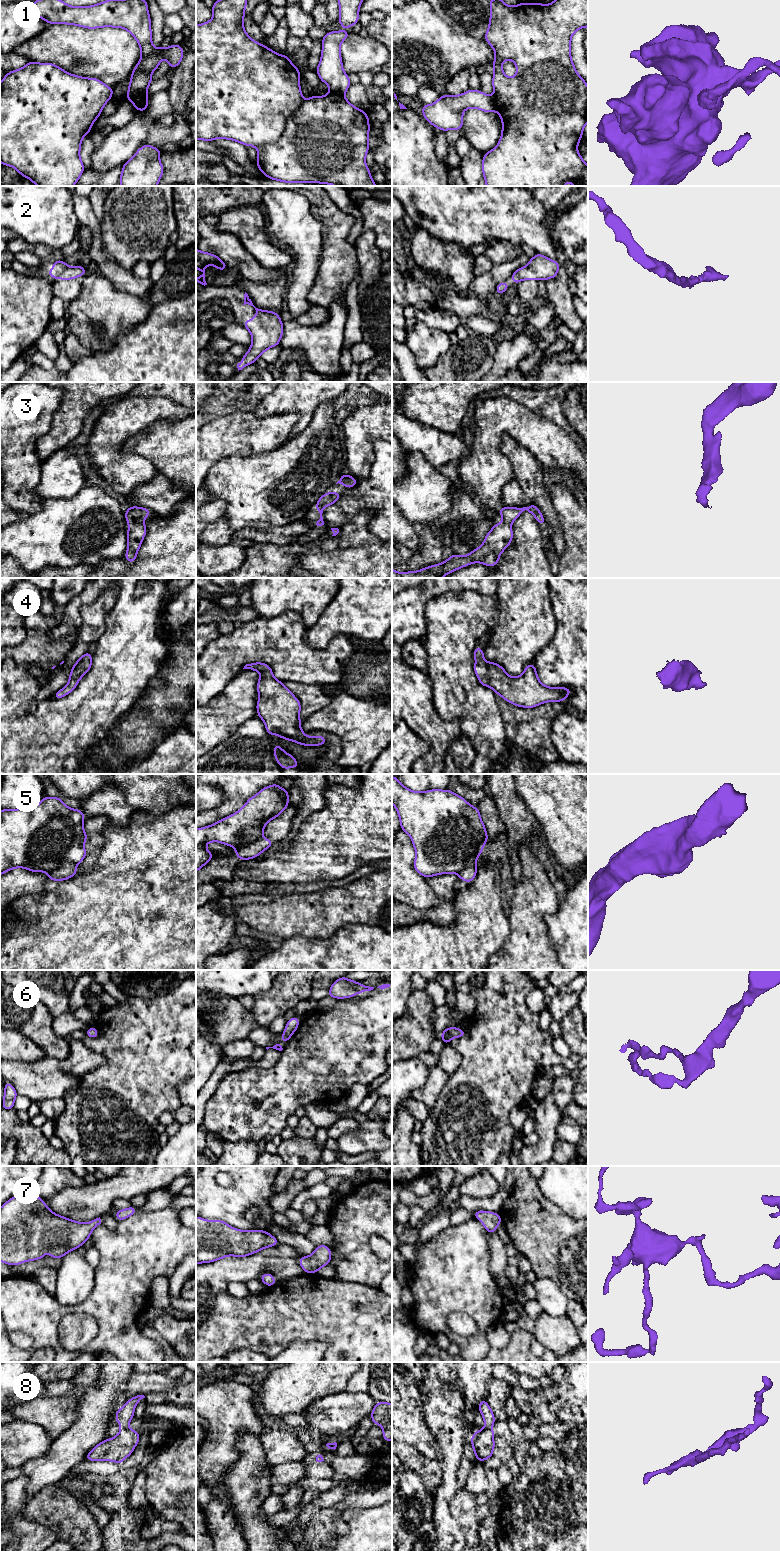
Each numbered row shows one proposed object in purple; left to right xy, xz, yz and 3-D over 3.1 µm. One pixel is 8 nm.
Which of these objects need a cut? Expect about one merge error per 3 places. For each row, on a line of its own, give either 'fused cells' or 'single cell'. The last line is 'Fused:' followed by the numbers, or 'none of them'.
1: fused cells
2: single cell
3: single cell
4: single cell
5: fused cells
6: single cell
7: single cell
8: single cell
Fused: 1, 5

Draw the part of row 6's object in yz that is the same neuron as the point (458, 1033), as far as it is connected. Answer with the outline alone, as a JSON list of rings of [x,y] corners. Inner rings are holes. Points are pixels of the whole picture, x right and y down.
[[[455,1026],[446,1028],[441,1034],[444,1044],[449,1044],[452,1038],[460,1038],[466,1035],[466,1031],[462,1029],[457,1029]]]

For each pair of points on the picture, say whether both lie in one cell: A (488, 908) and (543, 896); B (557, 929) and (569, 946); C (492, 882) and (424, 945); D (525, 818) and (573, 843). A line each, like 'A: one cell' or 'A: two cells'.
A: two cells
B: one cell
C: one cell
D: two cells

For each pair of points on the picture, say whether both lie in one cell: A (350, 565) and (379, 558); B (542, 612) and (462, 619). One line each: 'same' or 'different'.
A: same
B: different

